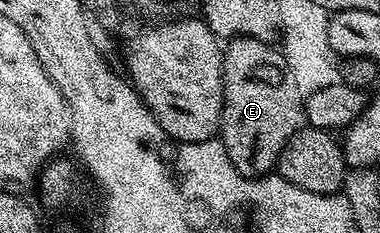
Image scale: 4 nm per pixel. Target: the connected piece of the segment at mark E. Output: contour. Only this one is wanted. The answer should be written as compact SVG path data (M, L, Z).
M234 37L224 46L221 70L225 98L219 139L235 171L244 177L272 174L283 147L303 125L303 96L296 89L282 50L254 37Z

